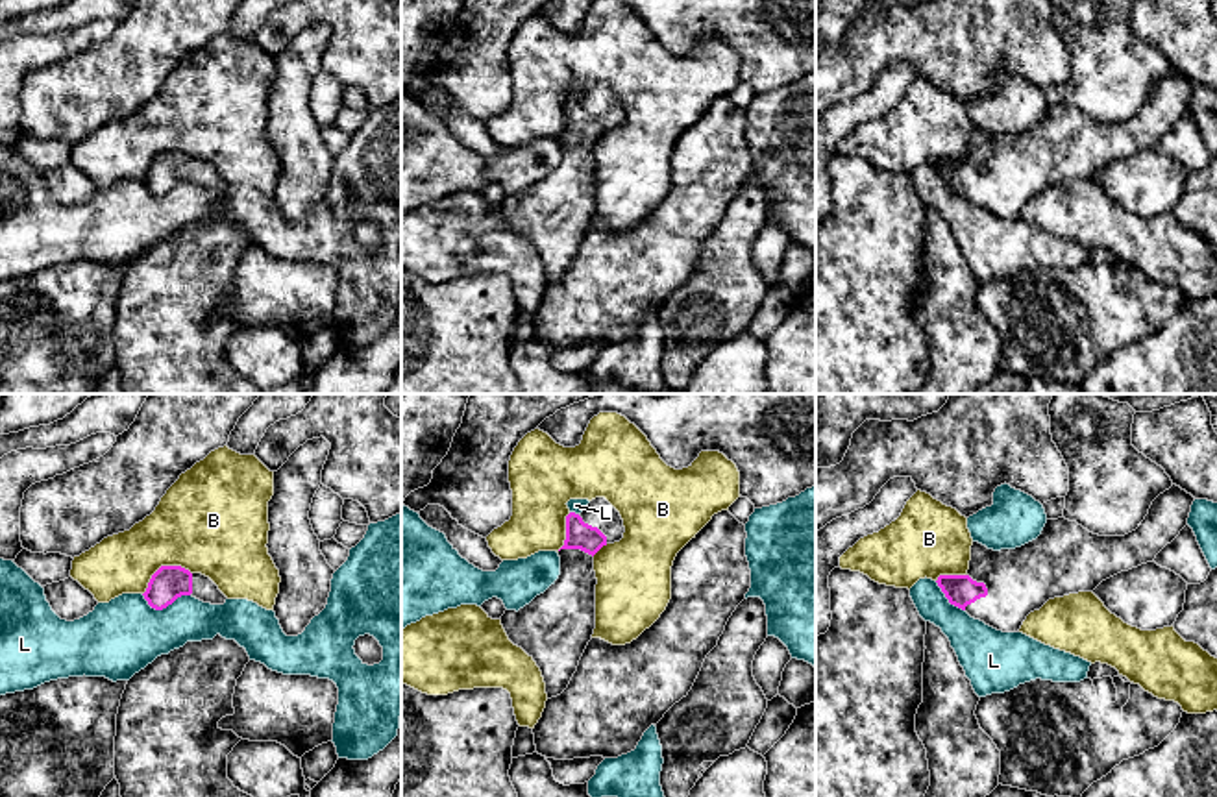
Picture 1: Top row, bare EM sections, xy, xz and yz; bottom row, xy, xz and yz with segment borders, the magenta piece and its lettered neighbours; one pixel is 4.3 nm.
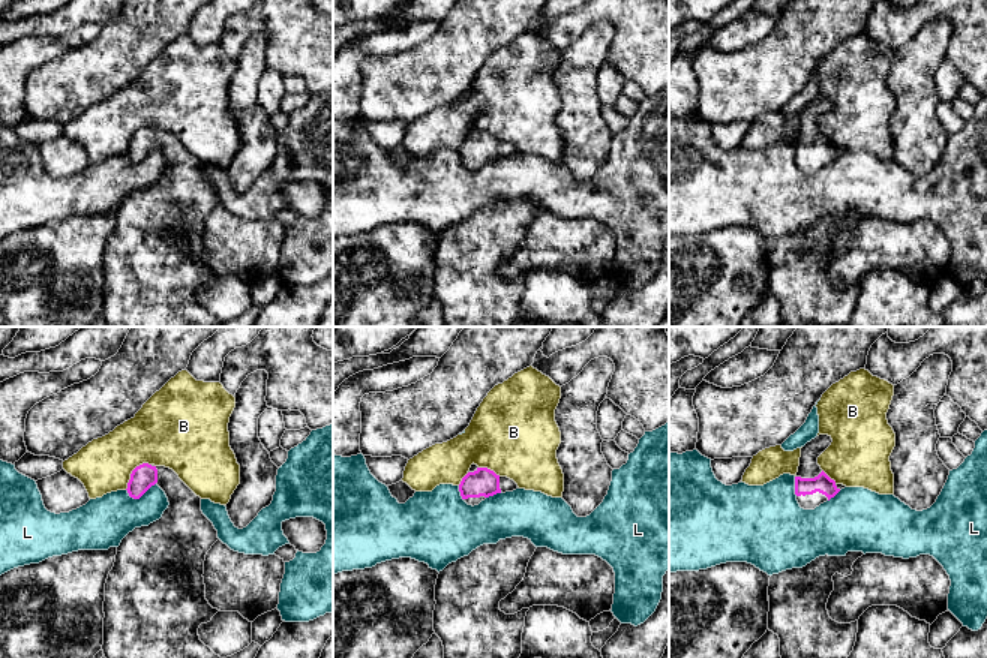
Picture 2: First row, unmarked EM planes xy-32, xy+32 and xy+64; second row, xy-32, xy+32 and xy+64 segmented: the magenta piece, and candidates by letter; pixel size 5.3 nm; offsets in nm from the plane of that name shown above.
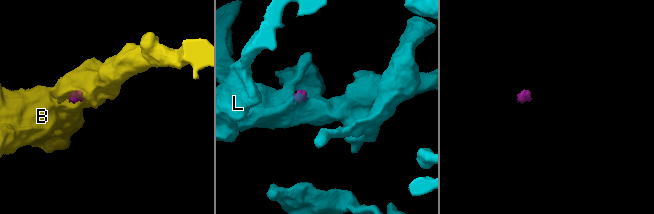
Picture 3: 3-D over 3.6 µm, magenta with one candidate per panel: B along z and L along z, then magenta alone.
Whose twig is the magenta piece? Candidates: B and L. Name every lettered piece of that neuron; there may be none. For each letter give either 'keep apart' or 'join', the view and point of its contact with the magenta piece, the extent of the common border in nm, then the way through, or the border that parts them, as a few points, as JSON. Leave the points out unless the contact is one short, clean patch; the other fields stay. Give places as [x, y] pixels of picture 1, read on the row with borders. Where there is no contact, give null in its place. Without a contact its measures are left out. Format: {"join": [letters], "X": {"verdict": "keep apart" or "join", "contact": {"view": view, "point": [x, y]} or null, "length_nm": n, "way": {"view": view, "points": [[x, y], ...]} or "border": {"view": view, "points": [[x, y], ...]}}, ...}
{"join": [], "B": {"verdict": "keep apart", "contact": {"view": "xy", "point": [161, 566]}, "length_nm": 240, "border": {"view": "xy", "points": [[191, 572], [180, 566], [161, 566], [143, 594]]}}, "L": {"verdict": "keep apart", "contact": {"view": "xy", "point": [165, 607]}, "length_nm": 220, "border": {"view": "xy", "points": [[141, 594], [156, 609], [165, 609], [189, 594]]}}}

